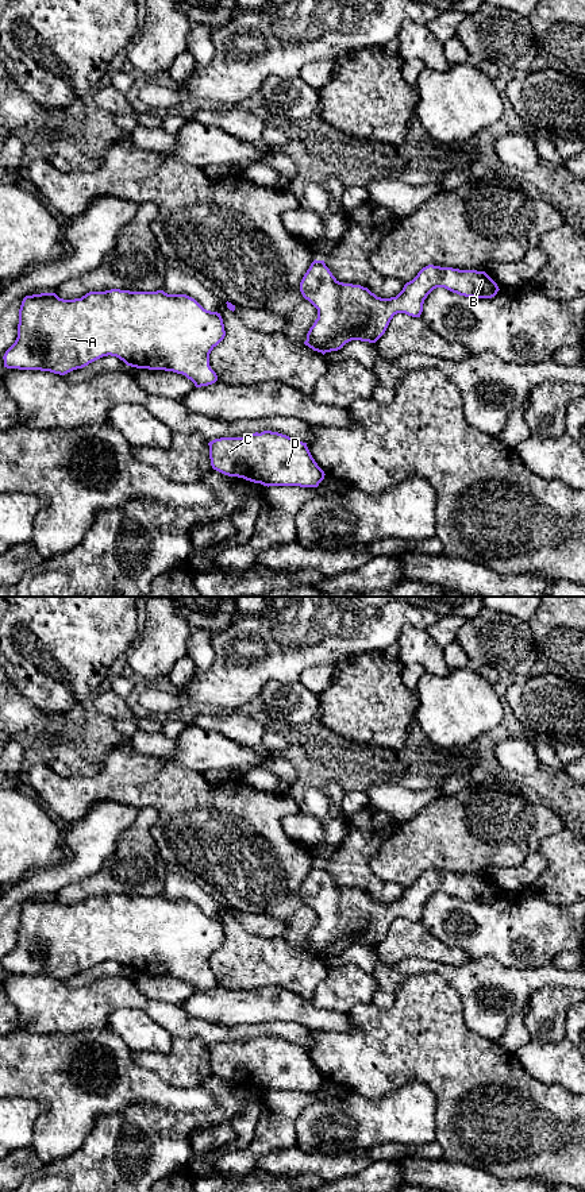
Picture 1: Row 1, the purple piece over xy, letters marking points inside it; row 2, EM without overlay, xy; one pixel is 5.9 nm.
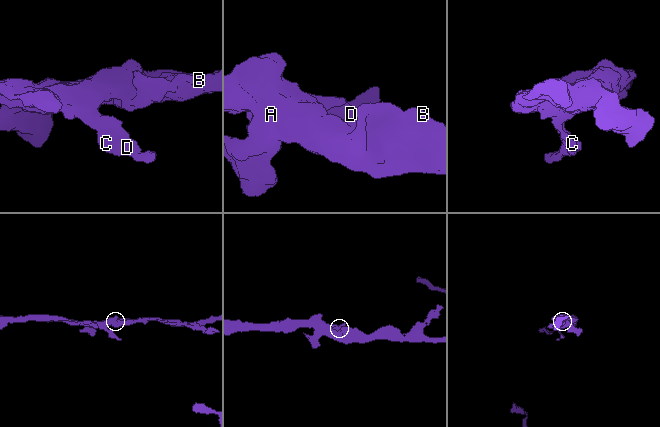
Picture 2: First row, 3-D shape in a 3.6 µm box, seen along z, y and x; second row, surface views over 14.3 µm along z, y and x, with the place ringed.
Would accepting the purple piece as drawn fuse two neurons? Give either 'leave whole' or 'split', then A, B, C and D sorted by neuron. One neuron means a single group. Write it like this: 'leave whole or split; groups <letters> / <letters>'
leave whole; groups A B C D

